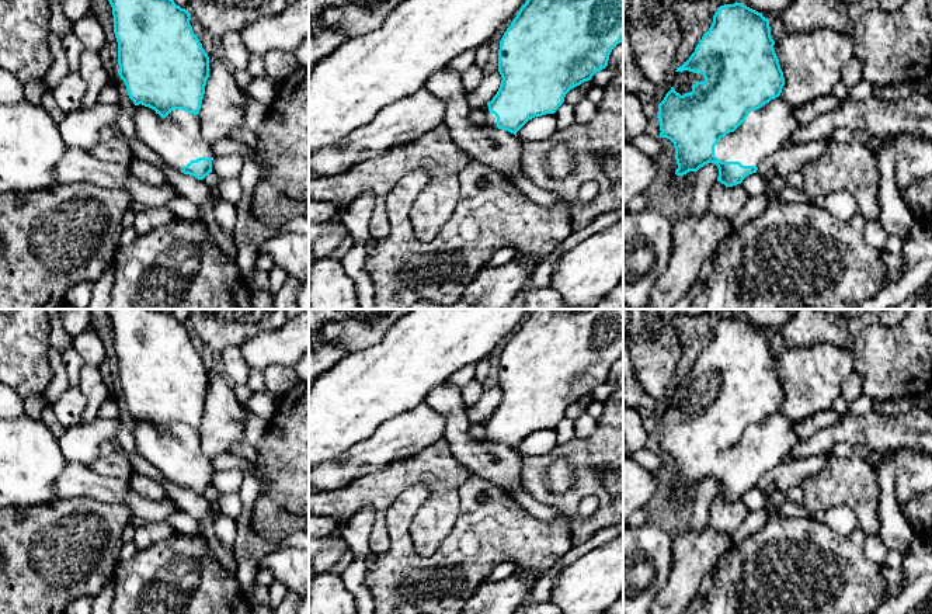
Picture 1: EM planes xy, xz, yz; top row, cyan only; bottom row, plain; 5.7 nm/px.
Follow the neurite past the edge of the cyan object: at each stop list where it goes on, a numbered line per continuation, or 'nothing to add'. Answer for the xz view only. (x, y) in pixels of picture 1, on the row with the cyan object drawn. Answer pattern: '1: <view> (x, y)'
1: xz (490, 118)

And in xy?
1: xy (177, 139)

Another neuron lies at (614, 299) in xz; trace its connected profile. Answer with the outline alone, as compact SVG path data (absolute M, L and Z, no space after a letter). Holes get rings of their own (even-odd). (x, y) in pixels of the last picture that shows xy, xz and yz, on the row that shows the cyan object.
M623 277L619 284L594 306L594 309L623 309Z

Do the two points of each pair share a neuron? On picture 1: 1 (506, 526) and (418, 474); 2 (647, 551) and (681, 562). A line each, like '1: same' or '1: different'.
1: different
2: different

